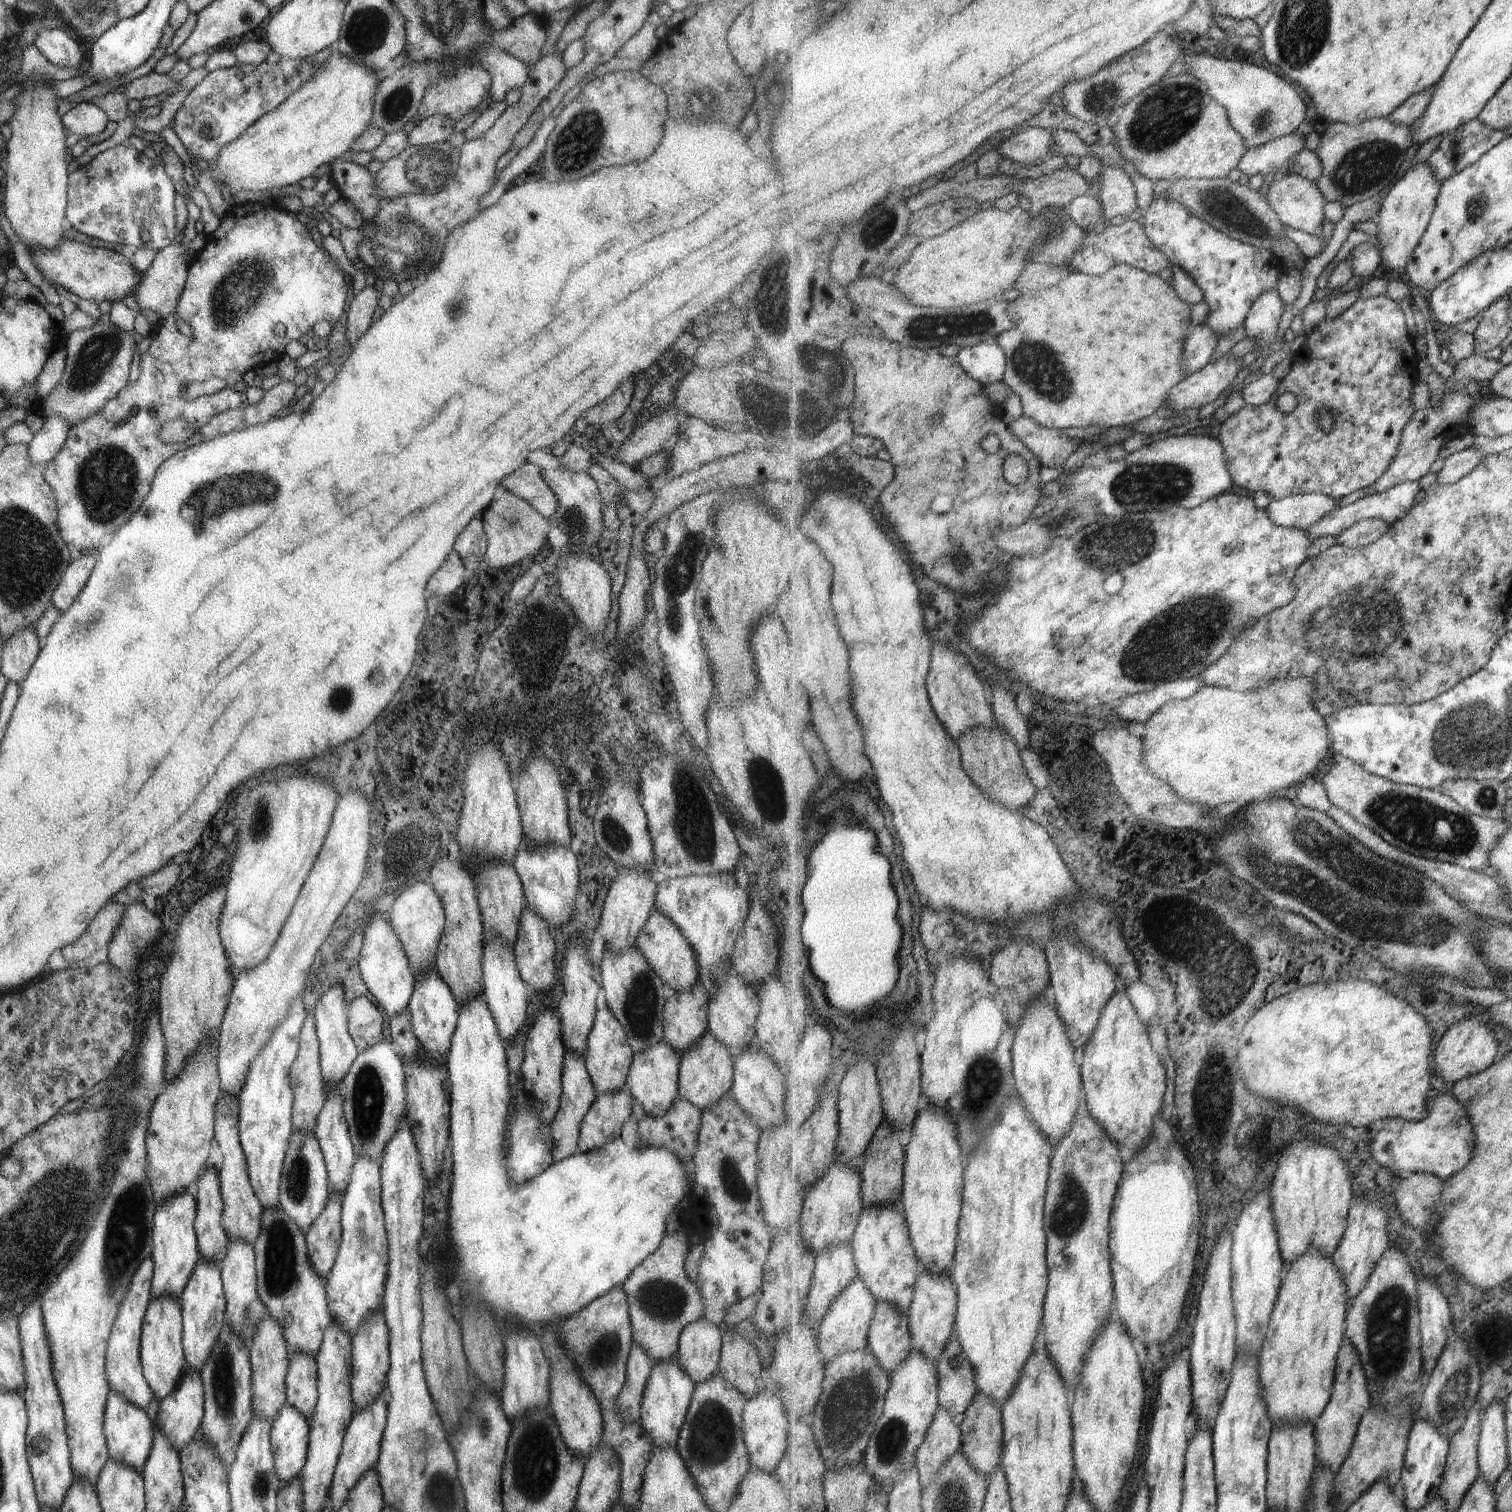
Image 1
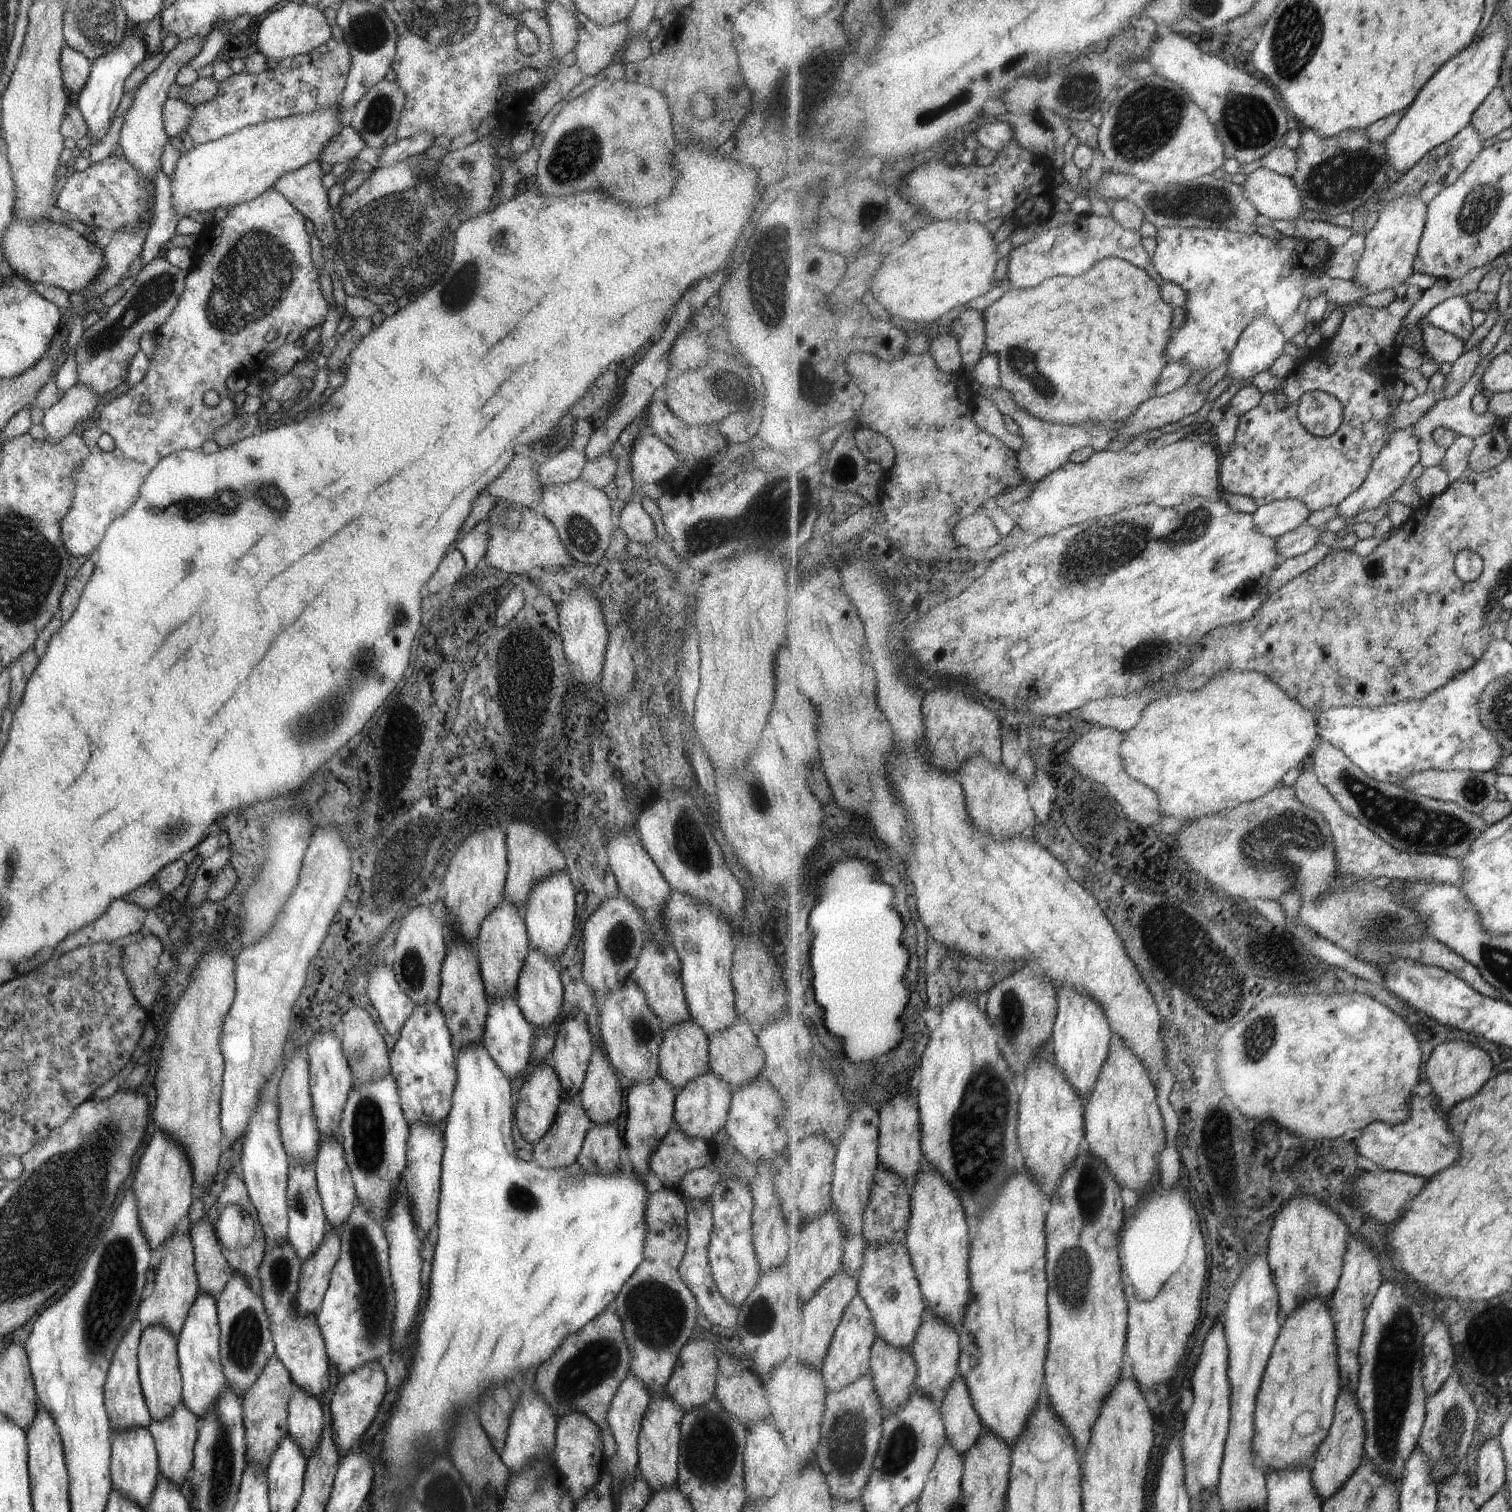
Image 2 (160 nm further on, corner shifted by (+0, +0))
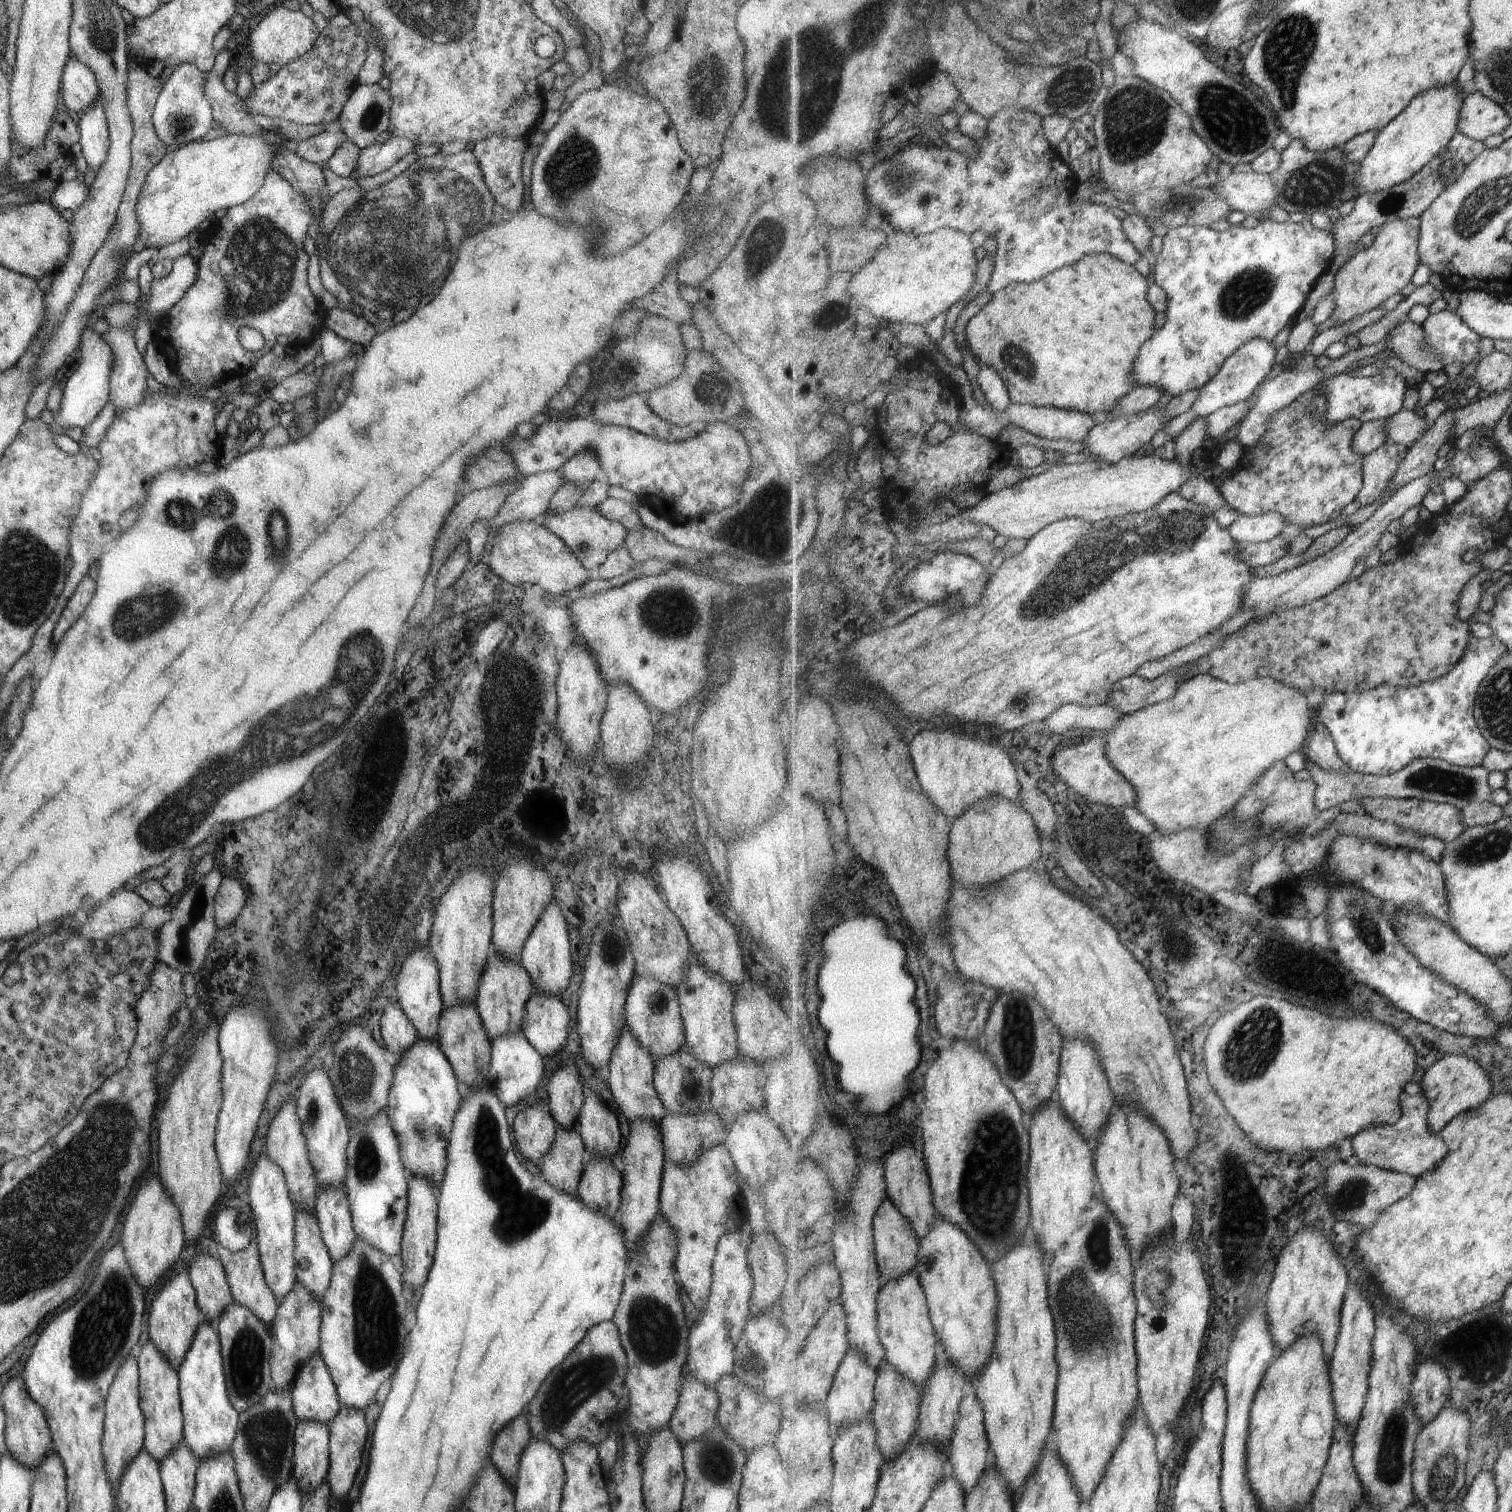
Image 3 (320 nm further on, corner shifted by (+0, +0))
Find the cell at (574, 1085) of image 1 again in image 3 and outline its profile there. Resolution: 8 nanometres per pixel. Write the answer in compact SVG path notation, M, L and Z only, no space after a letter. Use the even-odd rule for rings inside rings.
M556 1127L553 1142L536 1162L540 1176L549 1186L562 1193L576 1195L585 1166L584 1144L576 1127Z

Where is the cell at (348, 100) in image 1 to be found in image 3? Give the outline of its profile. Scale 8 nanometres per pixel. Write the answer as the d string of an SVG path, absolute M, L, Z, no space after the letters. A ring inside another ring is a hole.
M264 132L263 135L236 135L228 133L209 141L191 141L166 152L162 159L154 164L144 176L143 184L136 196L134 213L139 221L136 238L143 240L145 248L161 248L172 242L181 240L193 232L207 216L226 208L241 204L247 200L264 179L270 168L270 160L275 149L282 146L282 139L274 133Z

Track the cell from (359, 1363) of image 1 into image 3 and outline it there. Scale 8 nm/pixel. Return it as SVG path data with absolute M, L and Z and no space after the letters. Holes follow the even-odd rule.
M340 1405L337 1414L327 1424L328 1427L328 1461L329 1468L325 1481L330 1488L329 1502L335 1503L340 1499L346 1501L347 1492L355 1480L355 1474L361 1464L361 1452L364 1451L365 1438L367 1438L367 1426L365 1425L365 1410L356 1411L352 1408Z

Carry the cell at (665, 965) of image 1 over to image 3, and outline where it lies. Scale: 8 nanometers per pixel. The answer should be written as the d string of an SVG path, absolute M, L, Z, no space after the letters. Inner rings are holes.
M635 977L624 1000L624 1024L653 1062L672 1055L685 1046L684 1026L680 1017L675 988L648 977Z

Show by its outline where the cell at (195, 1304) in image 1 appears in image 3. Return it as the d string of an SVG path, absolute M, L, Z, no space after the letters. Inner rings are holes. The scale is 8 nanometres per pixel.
M199 1323L192 1343L177 1370L182 1418L182 1442L199 1461L230 1450L238 1412L231 1406L226 1393L218 1334L214 1325Z

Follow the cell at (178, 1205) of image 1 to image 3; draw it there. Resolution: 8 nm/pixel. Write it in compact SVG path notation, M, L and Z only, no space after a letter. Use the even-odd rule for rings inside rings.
M181 1270L169 1282L161 1286L155 1300L151 1302L147 1318L148 1337L157 1351L167 1359L171 1368L177 1372L184 1354L192 1343L196 1328L203 1322L202 1312L196 1303L193 1285L189 1282L188 1272Z

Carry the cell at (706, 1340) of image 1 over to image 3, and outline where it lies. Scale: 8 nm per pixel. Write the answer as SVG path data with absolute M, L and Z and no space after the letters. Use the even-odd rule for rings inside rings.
M685 1372L682 1374L677 1404L667 1428L680 1444L695 1441L717 1424L717 1407L716 1392Z

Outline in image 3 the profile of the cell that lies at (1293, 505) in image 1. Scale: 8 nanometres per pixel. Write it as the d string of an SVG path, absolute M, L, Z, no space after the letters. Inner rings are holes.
M1279 513L1249 516L1241 514L1229 527L1237 543L1262 543L1273 540L1286 526L1286 519Z

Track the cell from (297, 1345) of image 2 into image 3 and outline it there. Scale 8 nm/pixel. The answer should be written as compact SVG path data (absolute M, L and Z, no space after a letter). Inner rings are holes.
M319 1354L302 1364L294 1376L290 1397L297 1421L312 1421L327 1426L340 1404L336 1388Z

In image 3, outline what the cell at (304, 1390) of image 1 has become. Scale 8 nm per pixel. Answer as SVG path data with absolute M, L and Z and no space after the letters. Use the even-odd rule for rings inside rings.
M297 1421L292 1446L290 1476L296 1481L305 1500L326 1478L328 1461L328 1427L312 1421Z

